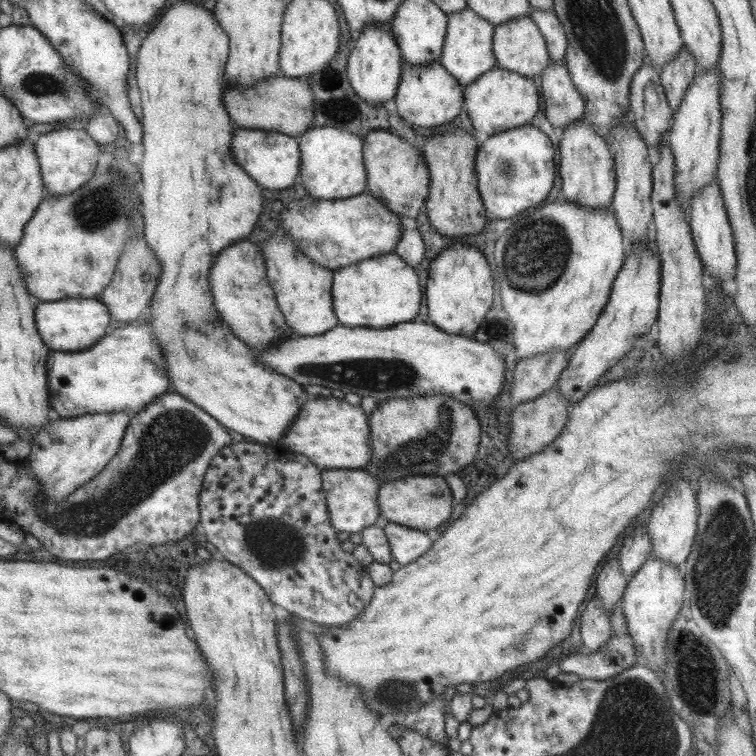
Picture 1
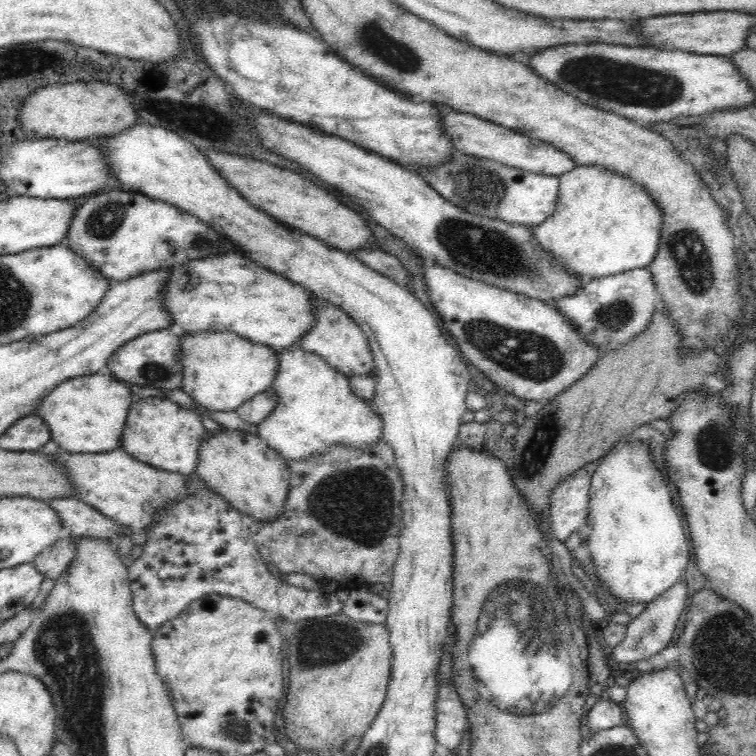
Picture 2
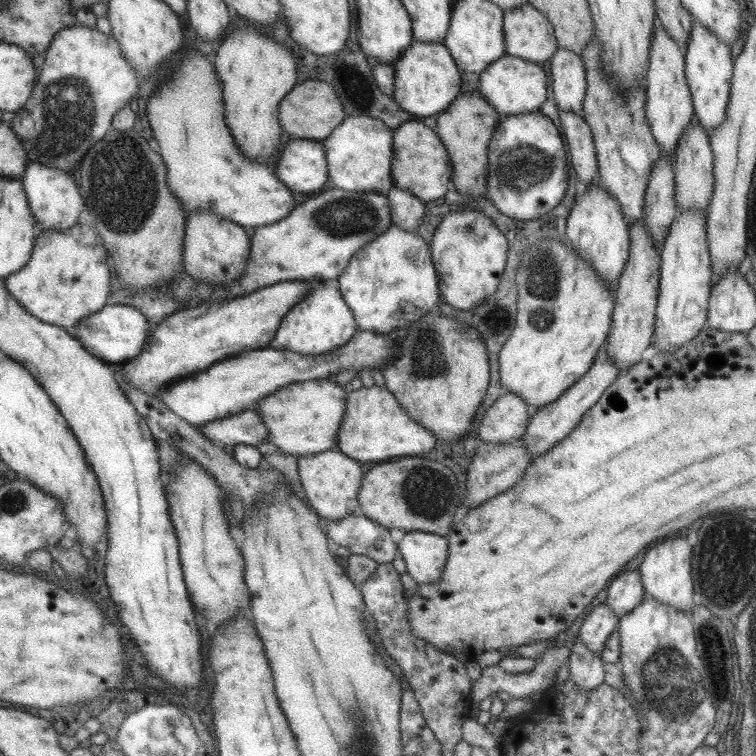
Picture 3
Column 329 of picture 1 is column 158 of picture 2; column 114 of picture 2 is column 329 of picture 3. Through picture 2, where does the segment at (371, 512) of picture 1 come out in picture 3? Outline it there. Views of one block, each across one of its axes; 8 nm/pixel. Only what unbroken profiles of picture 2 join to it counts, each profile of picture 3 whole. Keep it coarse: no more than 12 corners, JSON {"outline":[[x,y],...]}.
{"outline":[[336,449],[297,456],[305,496],[319,518],[358,505],[364,475]]}

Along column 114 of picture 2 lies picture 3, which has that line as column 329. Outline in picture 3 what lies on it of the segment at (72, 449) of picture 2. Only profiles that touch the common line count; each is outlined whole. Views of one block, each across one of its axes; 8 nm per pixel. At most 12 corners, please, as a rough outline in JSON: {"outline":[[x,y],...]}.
{"outline":[[331,377],[294,382],[254,410],[267,443],[336,448],[346,394]]}

